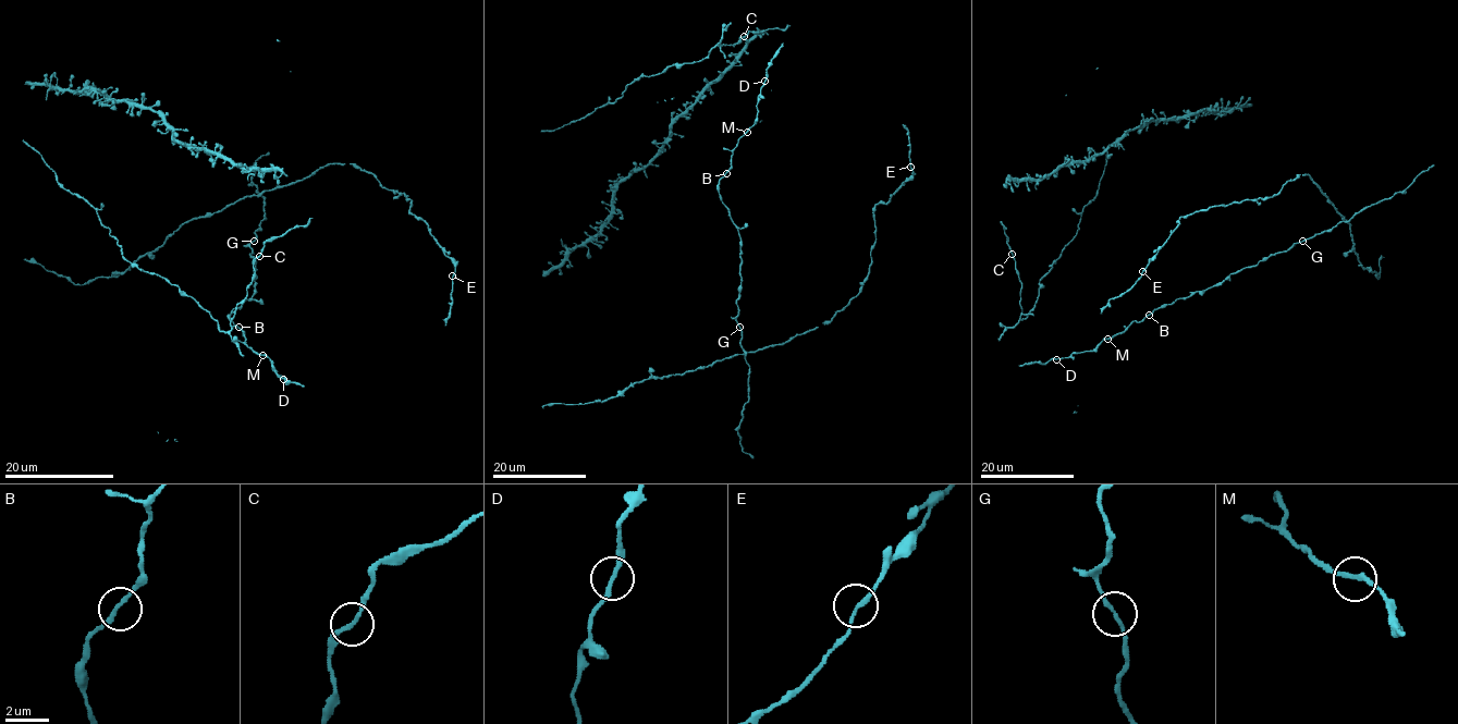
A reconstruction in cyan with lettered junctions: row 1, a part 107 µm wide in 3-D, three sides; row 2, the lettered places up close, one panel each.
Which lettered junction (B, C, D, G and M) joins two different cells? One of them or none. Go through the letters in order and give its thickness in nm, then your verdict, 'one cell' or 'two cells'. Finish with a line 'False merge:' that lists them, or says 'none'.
B: 180 nm | one cell
C: 180 nm | one cell
D: 180 nm | one cell
G: 170 nm | one cell
M: 190 nm | one cell
False merge: none

